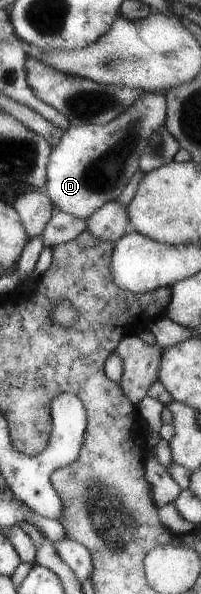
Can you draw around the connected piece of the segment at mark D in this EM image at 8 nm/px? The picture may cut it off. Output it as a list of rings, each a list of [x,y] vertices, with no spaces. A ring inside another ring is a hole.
[[[142,92],[126,112],[106,124],[66,127],[60,142],[51,148],[46,168],[48,182],[43,190],[50,196],[53,206],[70,216],[88,218],[106,202],[116,200],[138,171],[150,134],[166,124],[166,104],[164,93]]]

